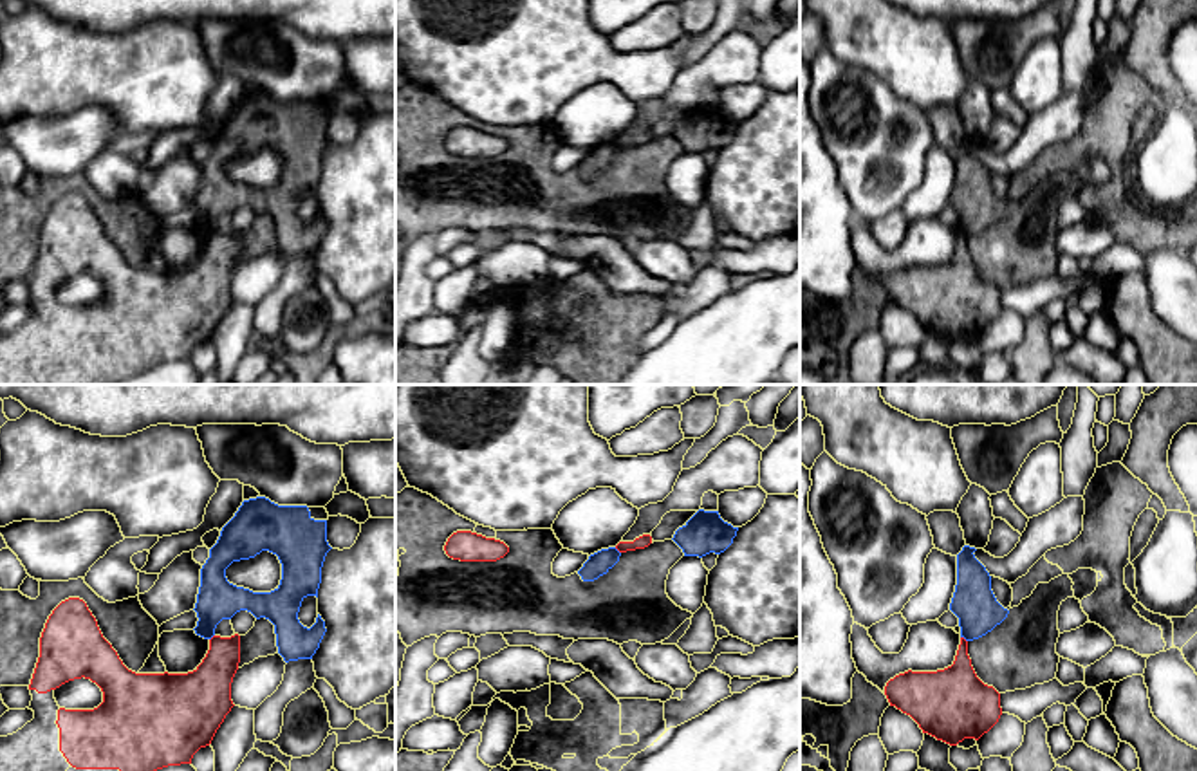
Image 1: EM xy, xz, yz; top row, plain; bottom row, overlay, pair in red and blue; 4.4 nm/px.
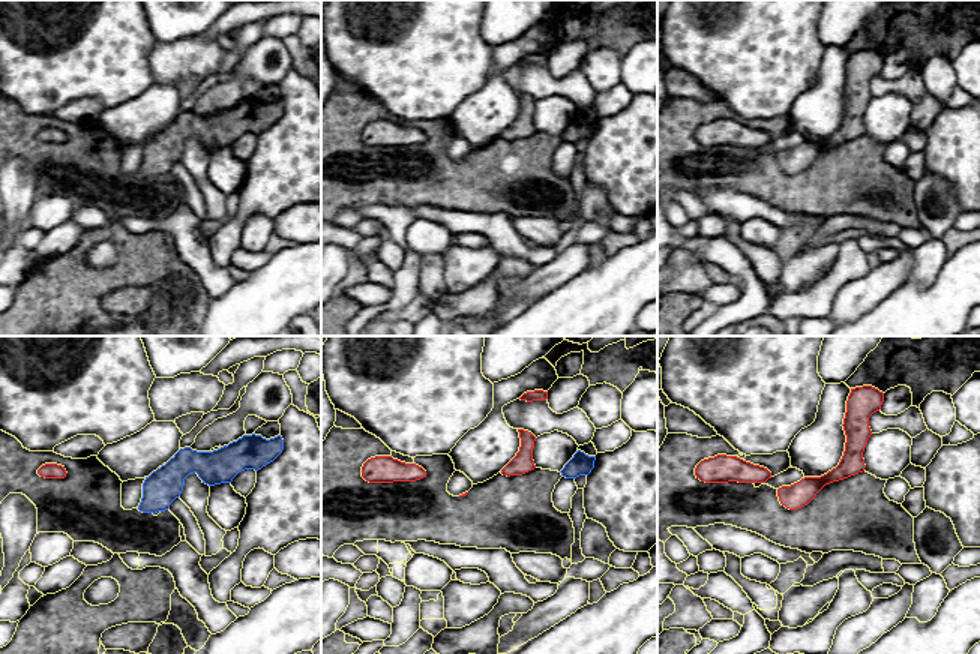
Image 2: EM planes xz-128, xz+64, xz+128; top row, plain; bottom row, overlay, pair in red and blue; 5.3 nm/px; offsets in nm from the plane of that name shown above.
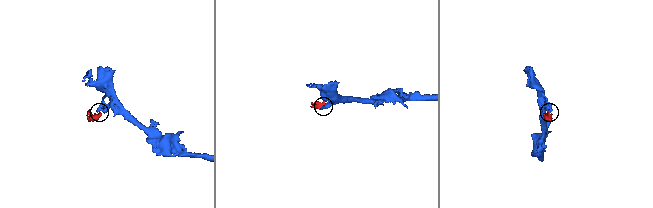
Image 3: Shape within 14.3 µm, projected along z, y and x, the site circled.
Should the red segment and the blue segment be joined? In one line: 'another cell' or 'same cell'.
another cell

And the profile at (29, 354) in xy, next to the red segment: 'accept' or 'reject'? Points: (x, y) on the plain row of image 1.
accept

